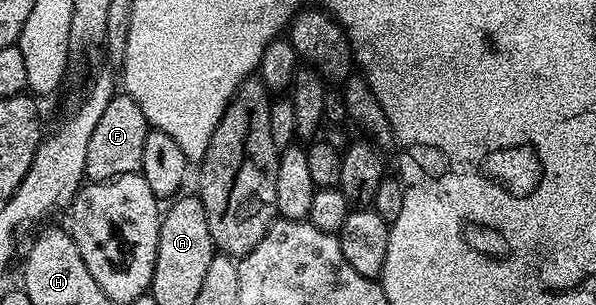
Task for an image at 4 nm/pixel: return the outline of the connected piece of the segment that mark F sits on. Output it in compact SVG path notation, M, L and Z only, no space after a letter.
M128 93L114 94L111 105L99 117L95 129L91 132L91 141L87 145L87 165L85 178L91 183L106 183L120 175L132 175L140 172L143 161L143 145L150 130L143 109Z

